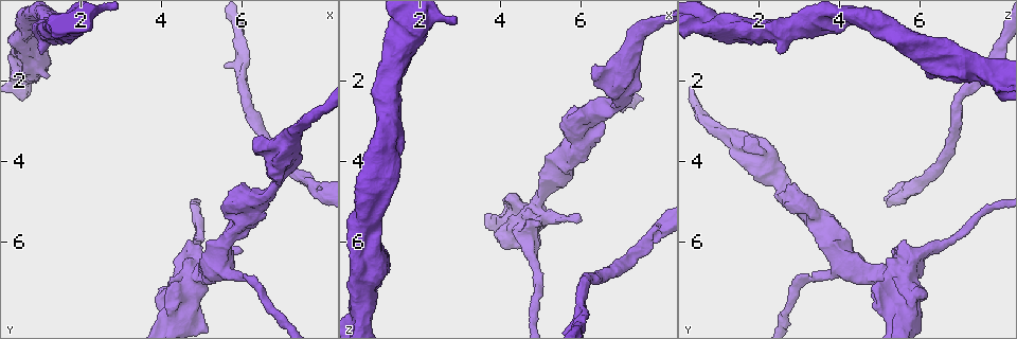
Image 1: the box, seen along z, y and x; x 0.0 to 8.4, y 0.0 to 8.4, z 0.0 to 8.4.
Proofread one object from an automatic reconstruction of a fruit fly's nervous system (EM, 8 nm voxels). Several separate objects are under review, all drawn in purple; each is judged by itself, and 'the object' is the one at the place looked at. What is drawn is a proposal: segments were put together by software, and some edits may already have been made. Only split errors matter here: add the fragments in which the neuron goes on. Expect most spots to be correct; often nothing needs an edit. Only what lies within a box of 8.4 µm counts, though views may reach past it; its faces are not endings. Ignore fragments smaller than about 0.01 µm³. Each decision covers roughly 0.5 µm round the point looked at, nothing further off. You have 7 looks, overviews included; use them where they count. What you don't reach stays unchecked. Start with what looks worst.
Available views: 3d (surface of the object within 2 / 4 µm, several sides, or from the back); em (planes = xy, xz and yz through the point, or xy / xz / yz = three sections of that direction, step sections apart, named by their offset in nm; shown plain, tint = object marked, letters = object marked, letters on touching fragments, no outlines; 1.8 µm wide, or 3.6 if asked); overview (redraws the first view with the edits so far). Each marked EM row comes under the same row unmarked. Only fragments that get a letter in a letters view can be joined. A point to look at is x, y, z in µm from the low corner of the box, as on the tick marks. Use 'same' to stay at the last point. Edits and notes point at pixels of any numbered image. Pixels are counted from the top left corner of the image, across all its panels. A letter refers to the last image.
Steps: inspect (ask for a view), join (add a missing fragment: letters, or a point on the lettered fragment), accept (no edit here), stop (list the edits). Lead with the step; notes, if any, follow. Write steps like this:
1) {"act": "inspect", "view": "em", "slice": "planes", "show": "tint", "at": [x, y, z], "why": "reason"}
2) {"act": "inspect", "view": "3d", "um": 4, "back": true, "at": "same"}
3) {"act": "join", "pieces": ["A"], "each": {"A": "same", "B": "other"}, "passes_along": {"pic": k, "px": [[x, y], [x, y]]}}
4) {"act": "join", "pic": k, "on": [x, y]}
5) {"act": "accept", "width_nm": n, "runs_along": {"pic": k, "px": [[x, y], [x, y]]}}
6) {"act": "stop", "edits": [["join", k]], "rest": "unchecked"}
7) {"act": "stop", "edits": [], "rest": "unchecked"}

{"act": "inspect", "view": "em", "slice": "planes", "show": "letters", "at": [5.95, 6.25, 5.50], "why": "free end"}

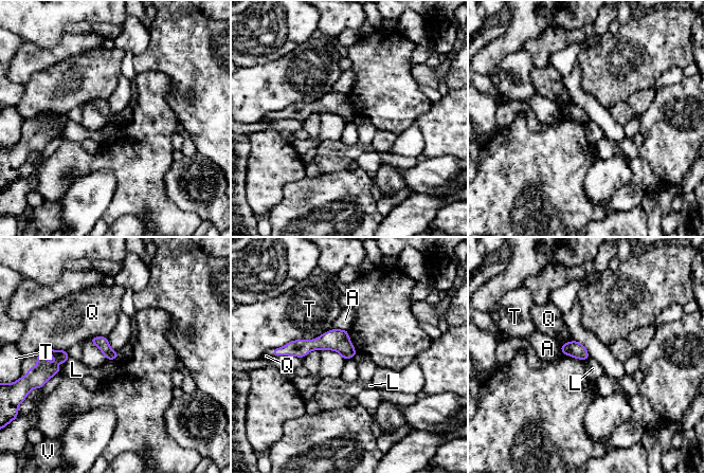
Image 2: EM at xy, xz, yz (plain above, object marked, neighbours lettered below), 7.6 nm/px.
{"act": "accept", "longest_contact_nm": ["T", 460], "each": {"A": "other", "L": "other", "Q": "other", "T": "other", "V": "other"}, "runs_along": {"pic": 2, "px": [[286, 350], [341, 344], [353, 353]]}, "found": "none of them fits"}

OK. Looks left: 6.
{"act": "inspect", "view": "3d", "um": 4, "at": [6.35, 3.40, 1.85], "why": "branch stops here"}

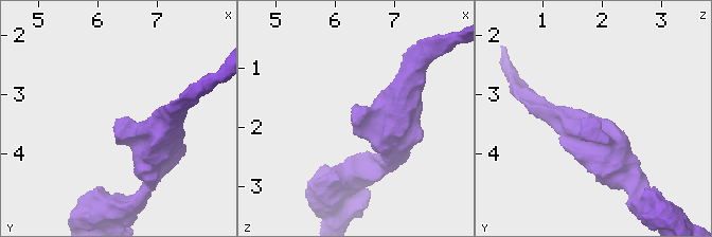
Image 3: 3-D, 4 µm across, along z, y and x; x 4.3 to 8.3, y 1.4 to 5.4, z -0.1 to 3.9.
{"act": "inspect", "view": "em", "slice": "xy", "step": 16, "show": "tint", "at": [6.40, 3.40, 1.85], "why": "shape alone is not enough"}

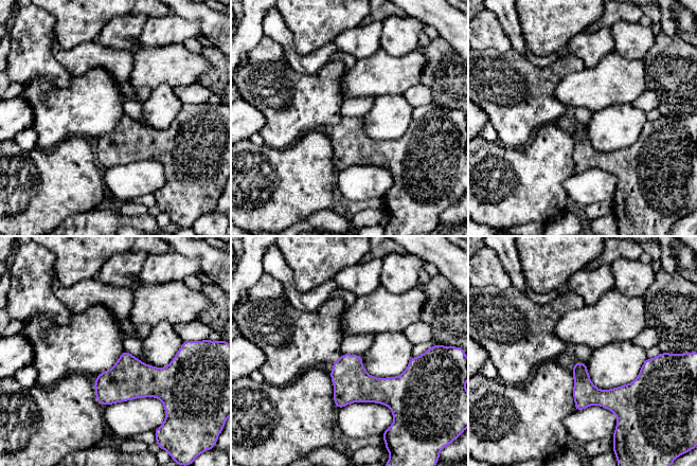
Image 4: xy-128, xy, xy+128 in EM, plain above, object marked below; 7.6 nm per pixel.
{"act": "inspect", "view": "em", "slice": "planes", "show": "letters", "at": "same", "why": "cut it another way"}

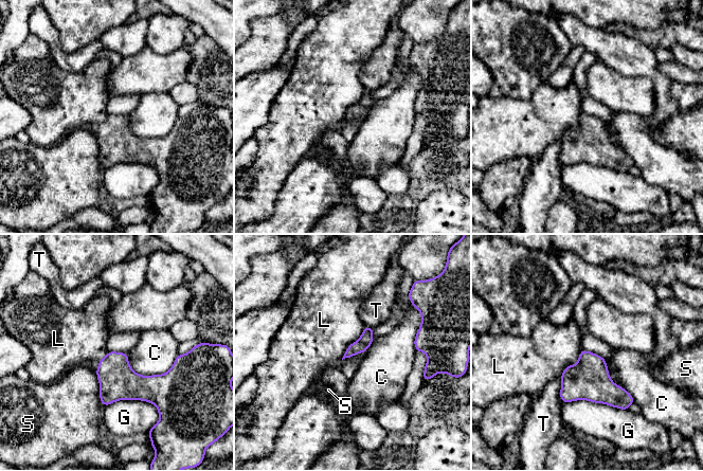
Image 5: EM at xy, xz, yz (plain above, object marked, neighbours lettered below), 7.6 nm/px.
{"act": "accept", "each": {"C": "other", "G": "other", "L": "other", "S": "other", "T": "other"}, "found": "none of them fits"}

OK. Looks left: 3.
{"act": "inspect", "view": "3d", "um": 4, "at": [4.65, 7.25, 5.30], "why": "thin neck"}

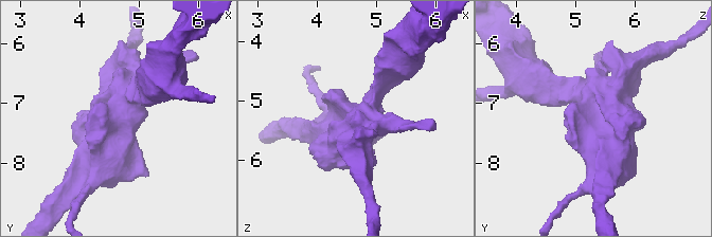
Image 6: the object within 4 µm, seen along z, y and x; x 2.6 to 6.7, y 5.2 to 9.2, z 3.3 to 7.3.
{"act": "inspect", "view": "em", "um": 3.6, "slice": "xy", "step": 4, "show": "tint", "at": [4.60, 7.30, 5.40]}

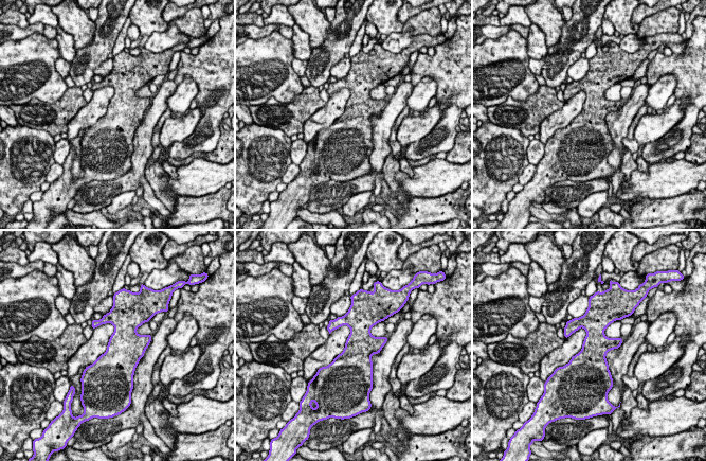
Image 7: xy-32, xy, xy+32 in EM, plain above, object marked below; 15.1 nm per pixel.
{"act": "inspect", "view": "em", "um": 3.6, "slice": "planes", "show": "letters", "at": "same", "why": "another direction"}

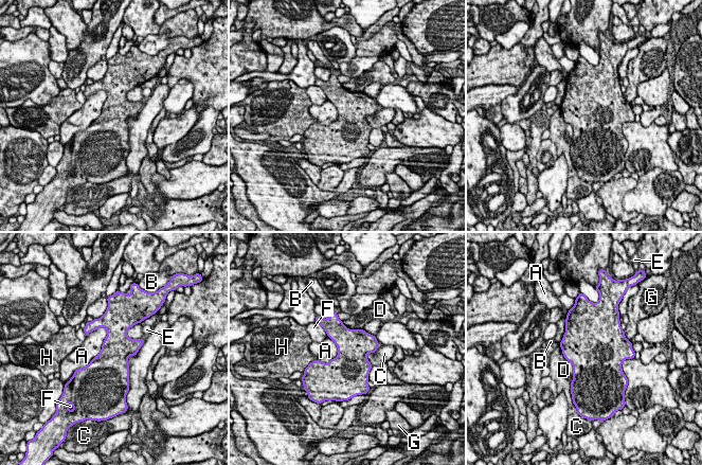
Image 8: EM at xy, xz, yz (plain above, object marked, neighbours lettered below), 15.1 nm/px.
{"act": "accept", "longest_contact_nm": ["A", 750], "each": {"A": "other", "B": "other", "C": "other", "D": "other", "E": "other", "F": "other", "G": "other", "H": "other"}, "border": {"pic": 8, "px": [[105, 327], [101, 351], [78, 369]]}, "found": "none of them fits"}

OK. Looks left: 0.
{"act": "stop", "edits": [], "rest": "unchecked"}

